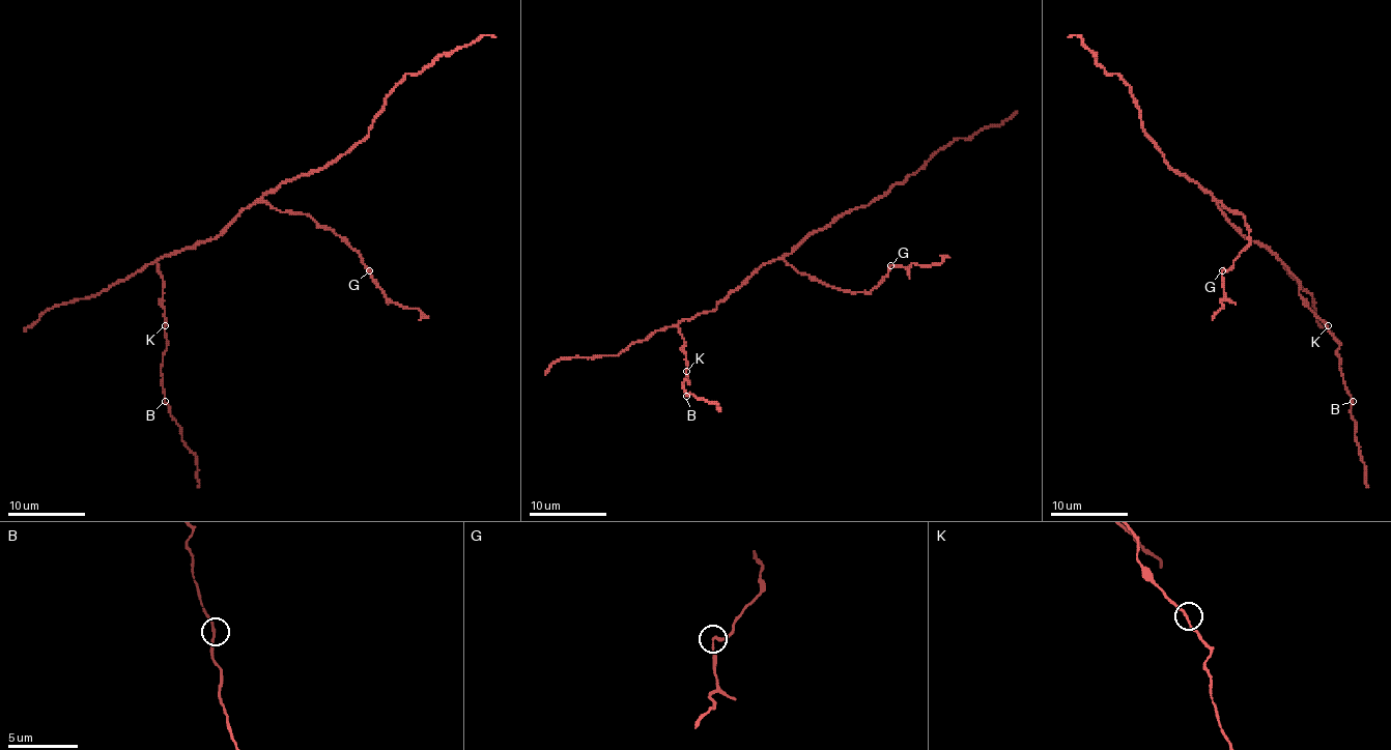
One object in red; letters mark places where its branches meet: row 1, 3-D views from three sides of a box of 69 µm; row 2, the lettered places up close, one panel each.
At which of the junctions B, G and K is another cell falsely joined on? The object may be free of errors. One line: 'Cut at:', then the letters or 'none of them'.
Cut at: none of them

